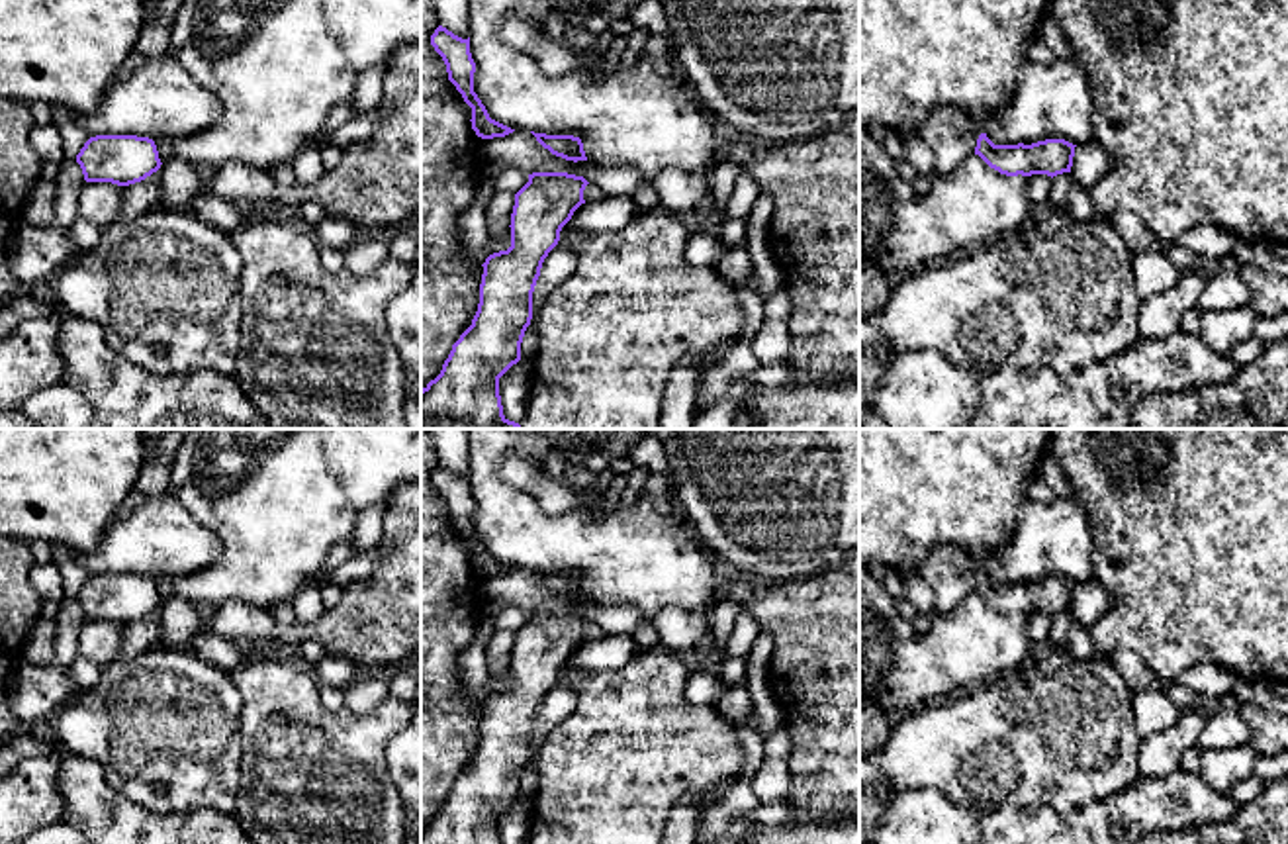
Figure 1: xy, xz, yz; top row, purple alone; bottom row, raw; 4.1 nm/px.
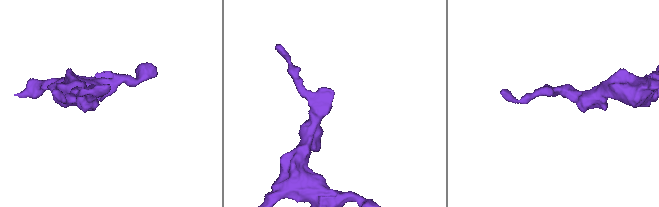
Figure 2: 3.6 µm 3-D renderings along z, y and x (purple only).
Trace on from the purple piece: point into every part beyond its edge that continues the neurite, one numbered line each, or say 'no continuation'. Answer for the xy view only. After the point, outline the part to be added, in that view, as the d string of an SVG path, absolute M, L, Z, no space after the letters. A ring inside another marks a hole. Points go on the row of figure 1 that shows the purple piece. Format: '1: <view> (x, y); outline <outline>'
no continuation

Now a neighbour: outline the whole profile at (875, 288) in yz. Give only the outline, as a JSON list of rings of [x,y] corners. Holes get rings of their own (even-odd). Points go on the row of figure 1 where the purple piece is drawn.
[[[859,266],[859,321],[881,313],[893,292],[889,272],[877,266]]]

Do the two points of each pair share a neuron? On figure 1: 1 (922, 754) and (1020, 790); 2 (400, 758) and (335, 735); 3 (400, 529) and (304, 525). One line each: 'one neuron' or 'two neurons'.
1: one neuron
2: two neurons
3: two neurons

